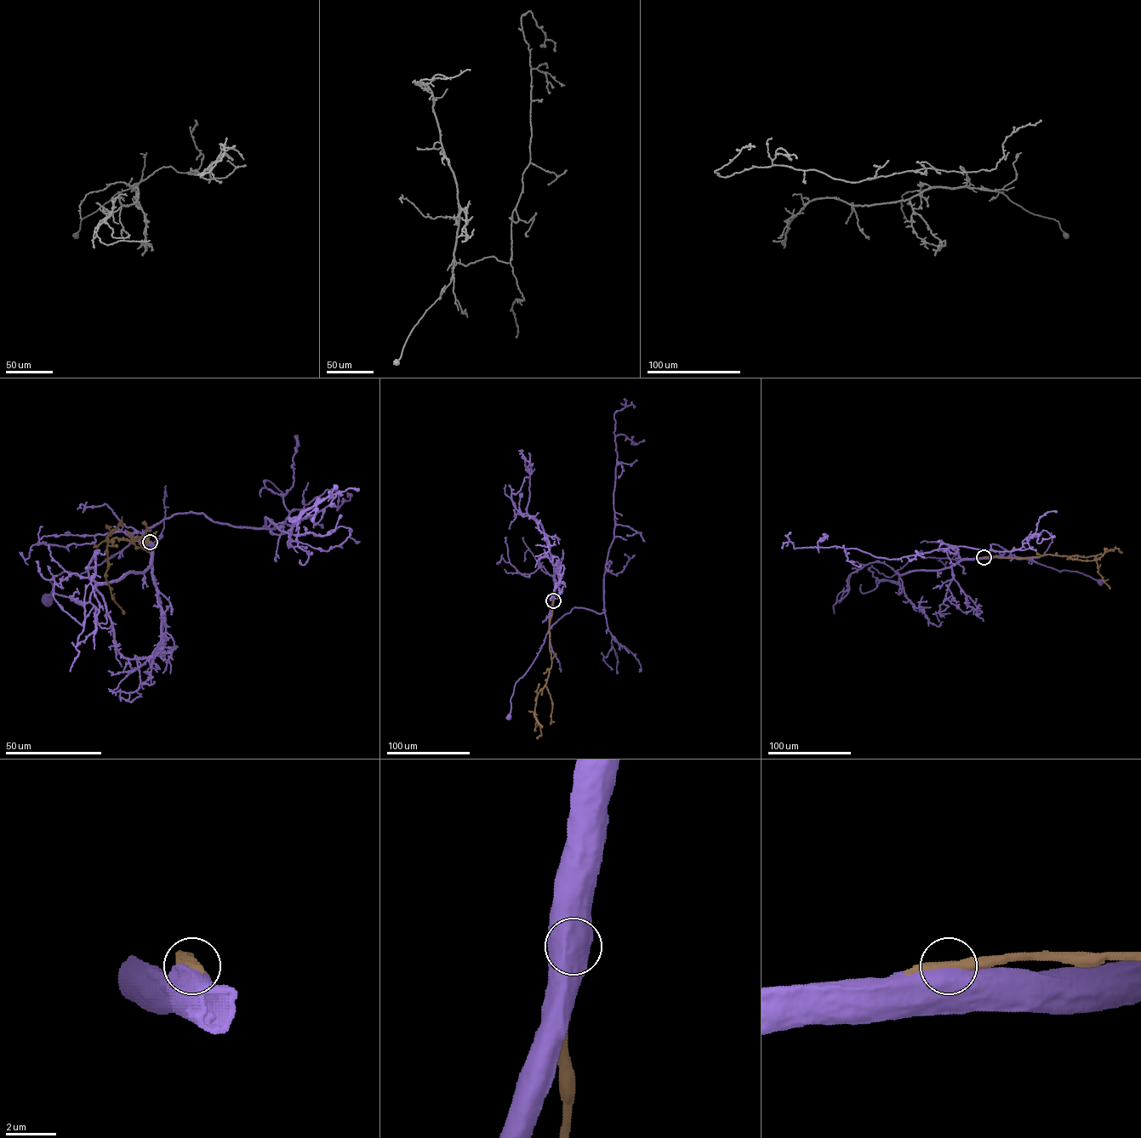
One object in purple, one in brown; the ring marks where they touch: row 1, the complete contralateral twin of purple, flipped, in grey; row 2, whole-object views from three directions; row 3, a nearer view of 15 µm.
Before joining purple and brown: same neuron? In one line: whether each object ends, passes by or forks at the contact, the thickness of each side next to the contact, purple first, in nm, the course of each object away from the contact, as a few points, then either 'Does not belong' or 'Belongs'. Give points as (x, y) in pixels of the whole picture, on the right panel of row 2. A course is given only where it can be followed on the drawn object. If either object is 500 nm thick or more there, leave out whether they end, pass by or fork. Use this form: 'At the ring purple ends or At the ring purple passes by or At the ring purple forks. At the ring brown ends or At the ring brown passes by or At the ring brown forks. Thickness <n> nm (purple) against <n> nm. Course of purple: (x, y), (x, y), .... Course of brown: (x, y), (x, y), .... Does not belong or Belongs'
Thickness 850 nm (purple) against 360 nm. Course of purple: (984, 557), (1014, 555), (1059, 571), (1076, 571), (1100, 582). Course of brown: (984, 557), (1095, 555), (1098, 572), (1109, 588). Does not belong

